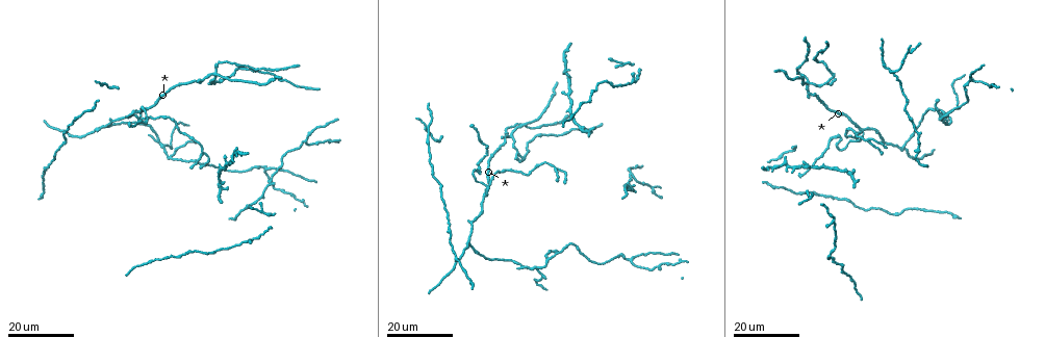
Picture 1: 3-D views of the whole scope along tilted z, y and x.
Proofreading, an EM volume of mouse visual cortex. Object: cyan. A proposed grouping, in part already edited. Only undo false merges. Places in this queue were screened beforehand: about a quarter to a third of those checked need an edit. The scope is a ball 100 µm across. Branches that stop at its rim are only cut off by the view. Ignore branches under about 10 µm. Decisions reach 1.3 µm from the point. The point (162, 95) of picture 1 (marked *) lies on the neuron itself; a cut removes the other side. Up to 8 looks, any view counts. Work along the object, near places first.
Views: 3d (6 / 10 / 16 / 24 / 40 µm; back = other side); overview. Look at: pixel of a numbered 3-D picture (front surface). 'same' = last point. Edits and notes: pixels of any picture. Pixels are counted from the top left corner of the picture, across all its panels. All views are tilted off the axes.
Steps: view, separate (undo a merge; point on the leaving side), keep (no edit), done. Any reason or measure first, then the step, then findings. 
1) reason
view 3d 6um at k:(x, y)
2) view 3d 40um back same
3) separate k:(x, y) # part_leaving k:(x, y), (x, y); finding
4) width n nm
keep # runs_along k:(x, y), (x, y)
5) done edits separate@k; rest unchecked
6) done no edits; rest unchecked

calibre changes
view 3d 16um at 1:(138, 110)

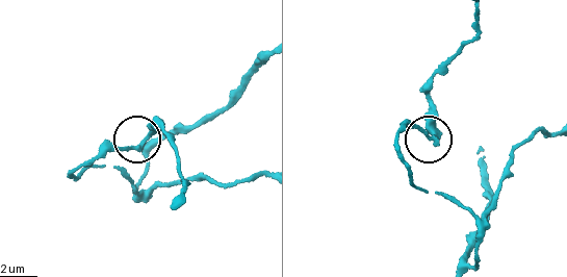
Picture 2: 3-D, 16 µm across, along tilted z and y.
zoom in
view 3d 10um at 2:(143, 141)

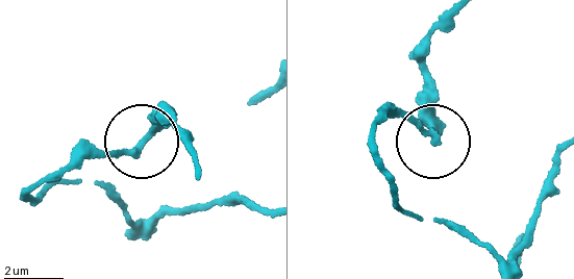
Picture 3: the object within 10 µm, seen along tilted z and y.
view 3d 6um at 3:(436, 139)

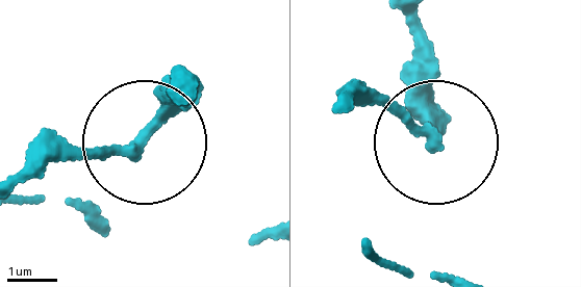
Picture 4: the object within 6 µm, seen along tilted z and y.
keep # one neuron here

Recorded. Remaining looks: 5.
view 3d 24um at 1:(254, 167)

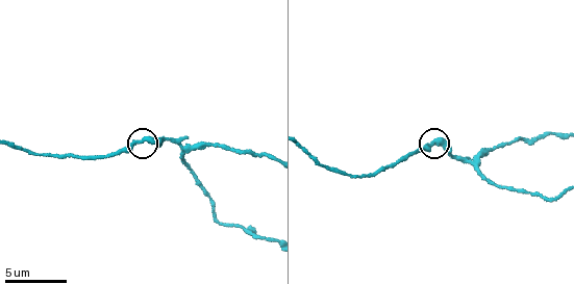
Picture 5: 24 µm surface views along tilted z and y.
view 3d 6um at 5:(145, 141)

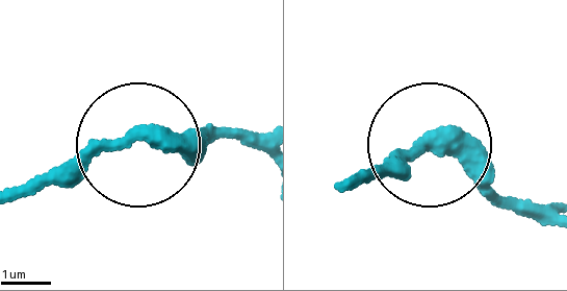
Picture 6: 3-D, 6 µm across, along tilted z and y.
width 310 nm
keep # runs_along 6:(21, 193), (148, 142), (254, 142); all the same neuron

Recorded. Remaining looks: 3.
arms part here
view 3d 16um at 1:(630, 175)

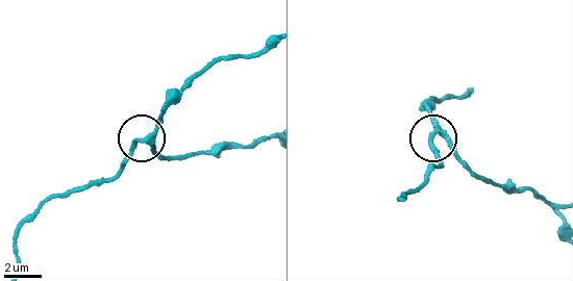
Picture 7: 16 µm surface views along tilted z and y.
view 3d 10um at 7:(436, 133)

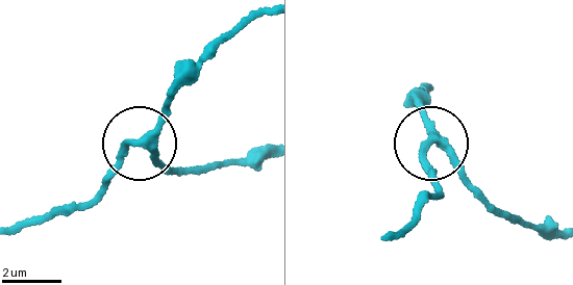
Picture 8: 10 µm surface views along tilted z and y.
arms 3
keep # all the same neuron

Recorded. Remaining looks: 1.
done no edits; rest unchecked

